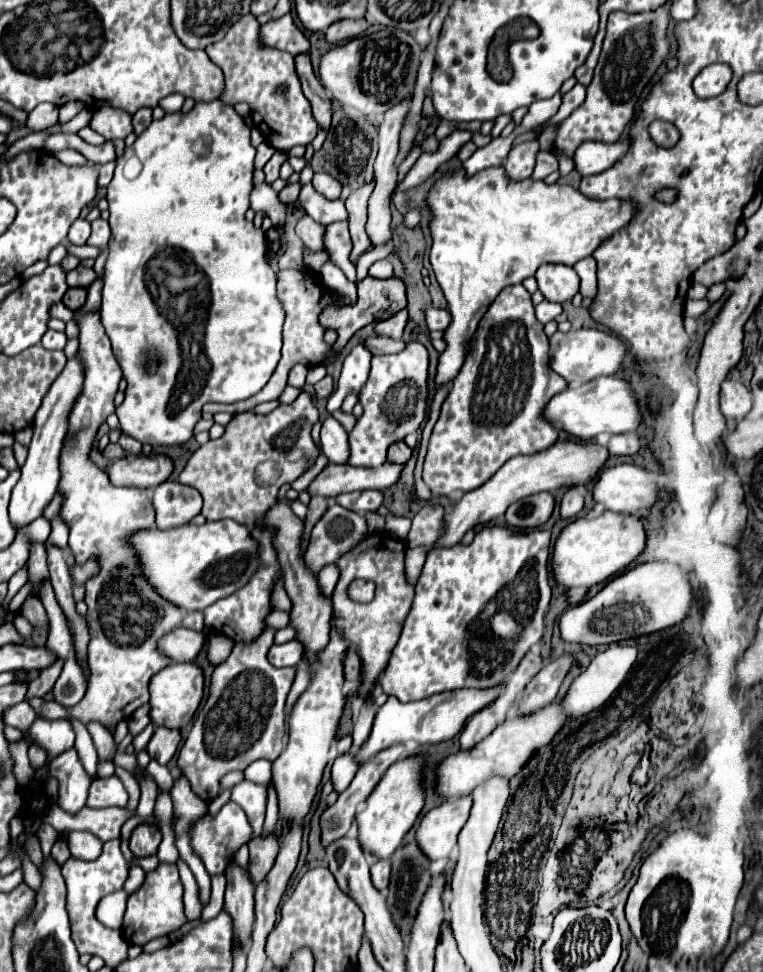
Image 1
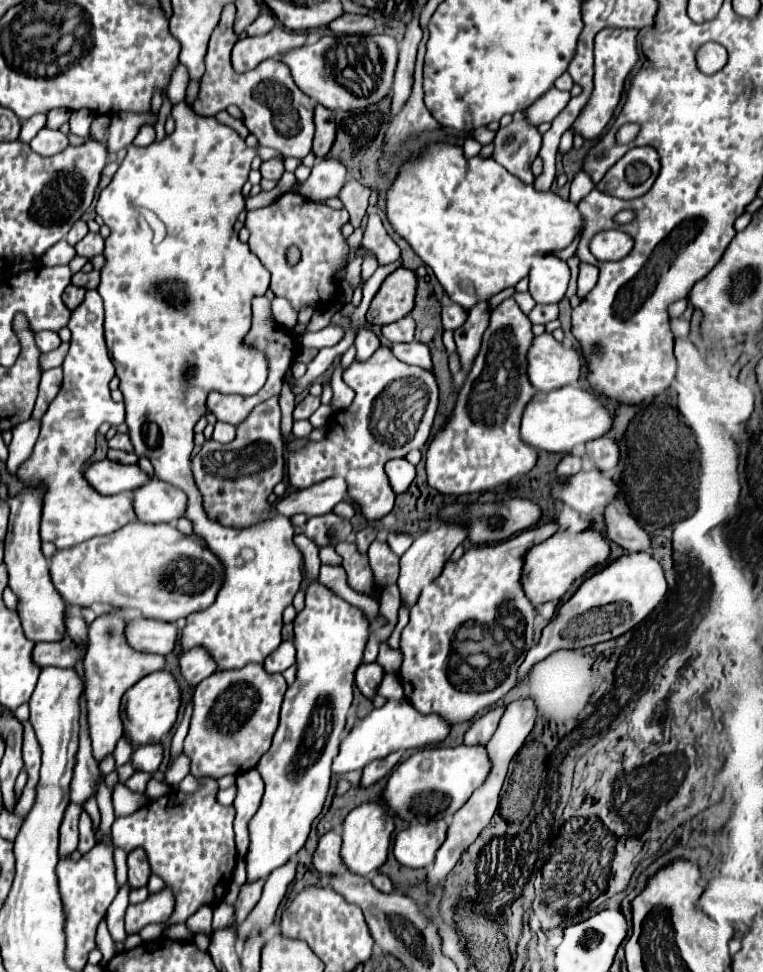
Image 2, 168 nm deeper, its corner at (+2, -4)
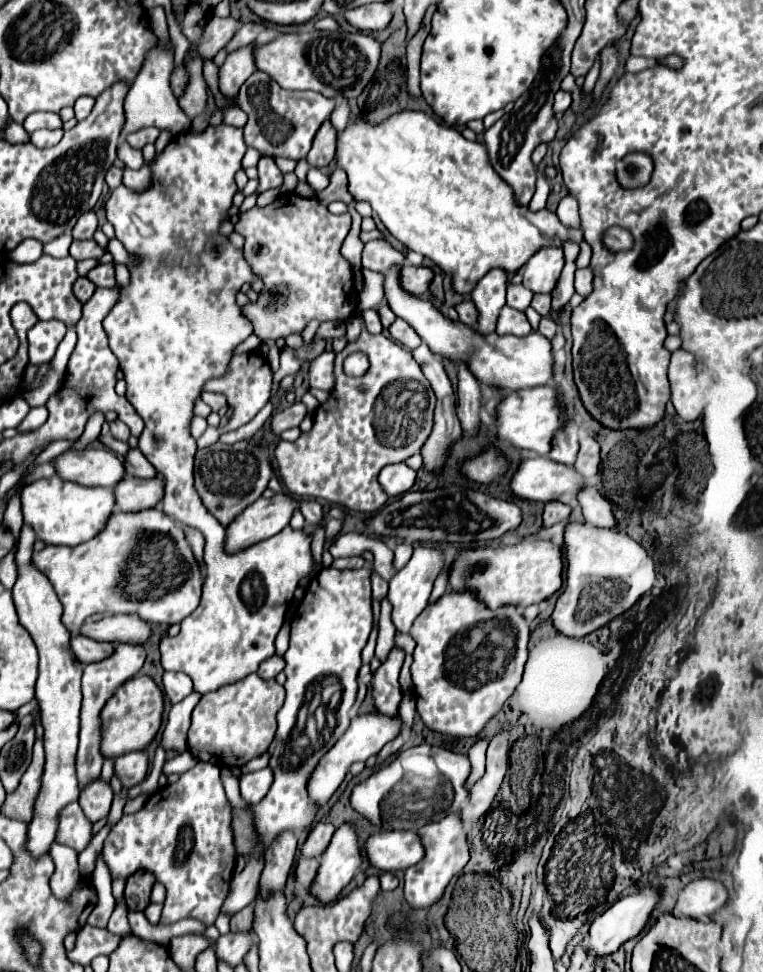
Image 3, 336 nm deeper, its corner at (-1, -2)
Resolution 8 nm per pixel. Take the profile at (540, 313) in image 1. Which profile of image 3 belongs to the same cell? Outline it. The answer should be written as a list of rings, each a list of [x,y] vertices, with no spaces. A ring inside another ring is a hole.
[[[534,294],[534,300],[532,300],[532,308],[540,314],[540,316],[546,316],[550,312],[550,294]]]

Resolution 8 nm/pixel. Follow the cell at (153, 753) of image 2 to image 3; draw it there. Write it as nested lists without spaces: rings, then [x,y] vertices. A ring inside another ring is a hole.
[[[140,750],[116,758],[114,774],[120,778],[124,788],[132,788],[134,784],[140,784],[148,774],[148,756]]]

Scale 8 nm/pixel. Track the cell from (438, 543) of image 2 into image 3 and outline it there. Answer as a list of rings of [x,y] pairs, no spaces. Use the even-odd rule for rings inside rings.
[[[416,546],[410,562],[392,576],[390,580],[390,590],[388,590],[388,602],[392,604],[392,622],[396,626],[396,632],[404,634],[410,630],[418,614],[426,608],[432,584],[438,578],[440,570],[444,566],[444,556],[436,548],[426,548],[426,546]]]

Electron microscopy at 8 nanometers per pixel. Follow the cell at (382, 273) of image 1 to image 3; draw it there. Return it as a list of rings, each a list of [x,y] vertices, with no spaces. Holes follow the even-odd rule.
[[[378,238],[372,242],[366,242],[362,251],[362,268],[374,270],[384,276],[384,300],[390,306],[390,310],[406,320],[414,332],[428,344],[430,352],[434,356],[466,364],[468,370],[480,380],[484,386],[500,388],[500,390],[520,390],[520,388],[532,388],[548,384],[552,378],[552,346],[546,336],[540,332],[530,332],[528,336],[500,336],[496,332],[480,334],[474,328],[454,322],[448,316],[444,316],[432,302],[432,298],[424,296],[412,296],[400,286],[400,268],[404,264],[404,254],[398,252],[388,240]]]

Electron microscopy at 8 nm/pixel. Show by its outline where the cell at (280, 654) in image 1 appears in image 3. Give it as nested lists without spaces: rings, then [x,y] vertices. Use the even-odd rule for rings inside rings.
[[[274,656],[274,658],[268,658],[268,662],[262,662],[256,674],[264,680],[270,680],[270,678],[276,678],[276,674],[280,674],[282,670],[284,670],[284,660],[280,656]]]

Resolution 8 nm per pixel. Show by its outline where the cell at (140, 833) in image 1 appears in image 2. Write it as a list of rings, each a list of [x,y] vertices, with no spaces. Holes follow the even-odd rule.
[[[135,848],[129,854],[127,864],[129,864],[129,884],[131,884],[131,888],[145,886],[149,876],[151,876],[151,868],[149,868],[149,860],[147,860],[143,848]]]

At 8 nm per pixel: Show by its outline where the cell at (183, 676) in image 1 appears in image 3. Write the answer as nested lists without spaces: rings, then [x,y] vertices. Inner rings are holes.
[[[136,676],[136,678],[126,680],[120,686],[120,690],[116,690],[112,694],[112,698],[100,710],[100,724],[102,724],[100,754],[104,758],[114,760],[122,754],[128,754],[134,750],[144,750],[160,728],[162,706],[164,706],[162,690],[156,686],[156,682],[150,676]]]

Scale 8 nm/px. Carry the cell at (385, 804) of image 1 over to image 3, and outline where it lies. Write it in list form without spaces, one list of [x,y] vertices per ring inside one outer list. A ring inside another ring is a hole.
[[[352,824],[340,826],[324,854],[320,856],[320,866],[316,870],[316,876],[308,888],[308,892],[320,902],[320,904],[332,904],[336,902],[342,888],[352,880],[356,870],[360,870],[364,862],[364,856],[360,854],[358,842],[356,842],[356,830]]]

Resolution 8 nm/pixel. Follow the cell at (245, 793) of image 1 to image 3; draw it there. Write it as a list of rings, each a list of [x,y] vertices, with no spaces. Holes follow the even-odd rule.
[[[270,766],[262,768],[262,770],[254,770],[254,772],[248,772],[240,778],[240,792],[242,792],[242,798],[248,802],[248,804],[256,804],[260,802],[260,798],[264,798],[270,790],[274,782],[274,776],[272,776],[272,770]]]

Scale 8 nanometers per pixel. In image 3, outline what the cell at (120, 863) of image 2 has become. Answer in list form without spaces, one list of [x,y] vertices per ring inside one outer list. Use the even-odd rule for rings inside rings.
[[[125,899],[116,901],[116,906],[107,924],[107,930],[119,936],[131,934],[127,913],[128,907]]]

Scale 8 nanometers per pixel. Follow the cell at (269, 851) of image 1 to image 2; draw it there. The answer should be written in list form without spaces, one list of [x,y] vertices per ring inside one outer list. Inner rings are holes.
[[[261,878],[257,882],[247,882],[247,884],[241,886],[239,898],[235,902],[235,920],[237,920],[237,924],[245,922],[245,918],[251,914],[253,906],[259,902],[261,892],[263,892],[263,884],[265,884],[265,878]]]

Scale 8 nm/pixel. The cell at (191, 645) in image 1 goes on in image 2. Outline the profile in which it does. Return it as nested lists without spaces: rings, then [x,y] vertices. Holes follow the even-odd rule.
[[[135,618],[135,620],[129,620],[127,638],[129,638],[129,644],[139,652],[167,656],[179,644],[179,628],[165,620]]]

